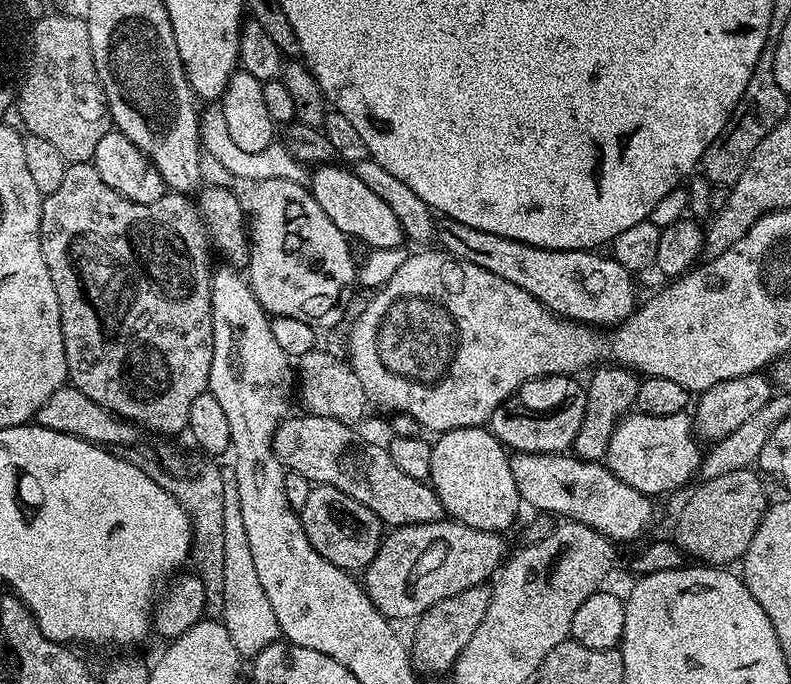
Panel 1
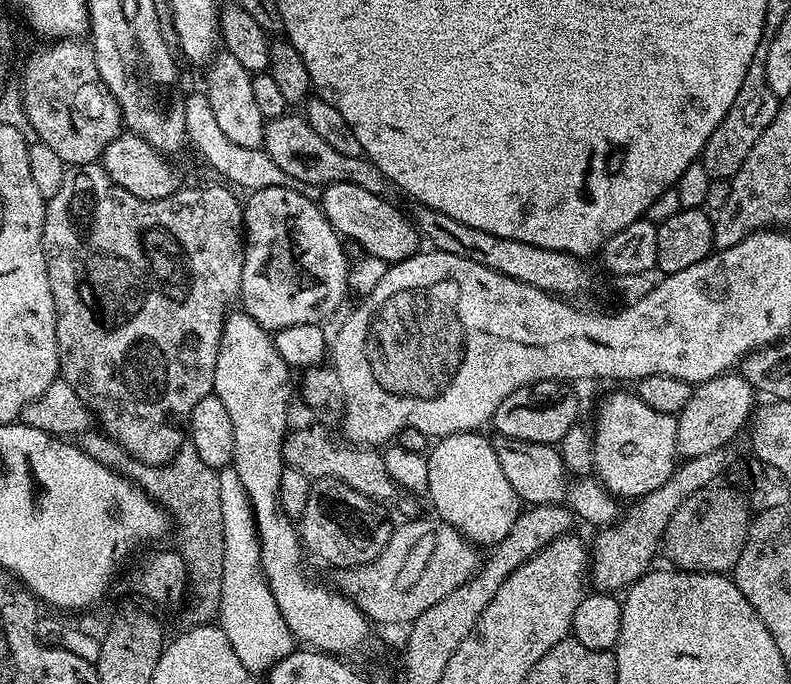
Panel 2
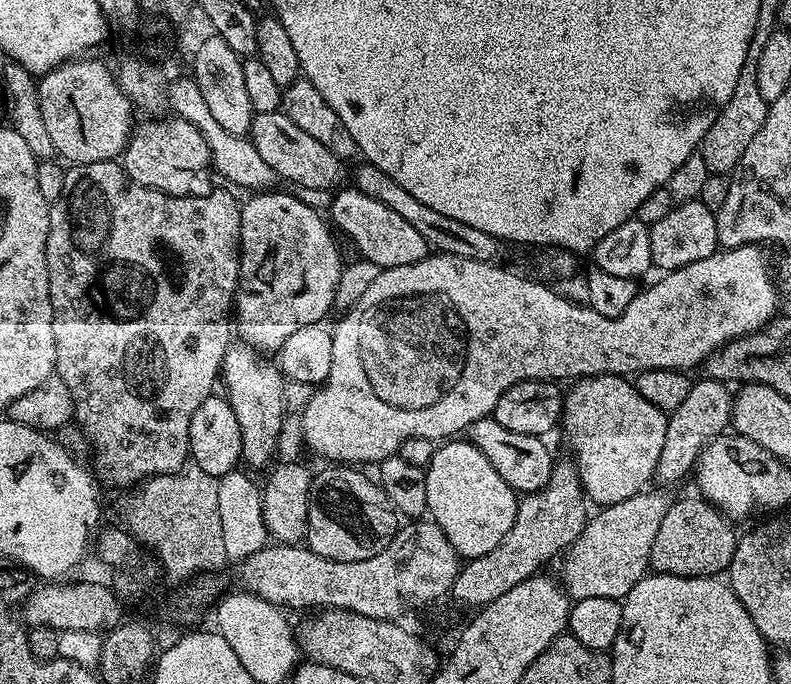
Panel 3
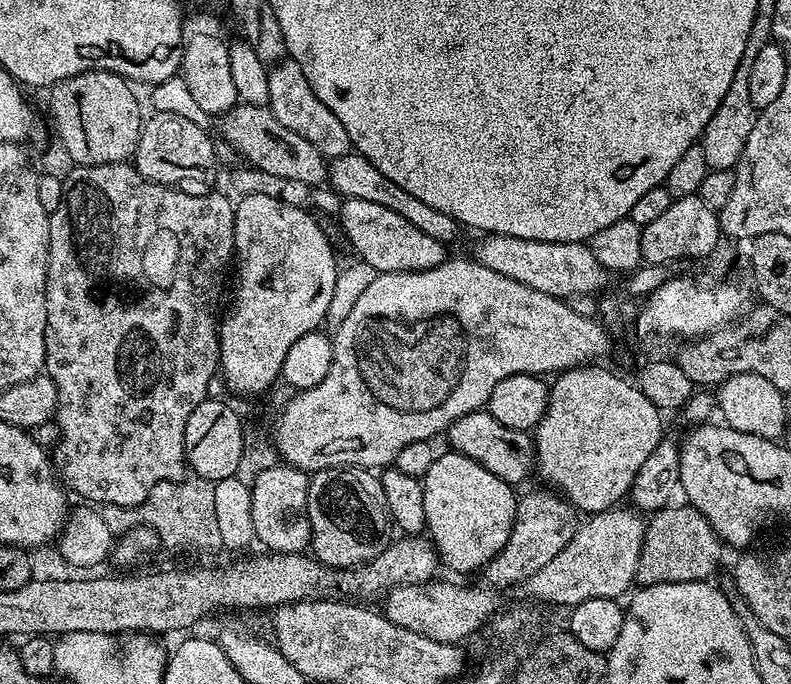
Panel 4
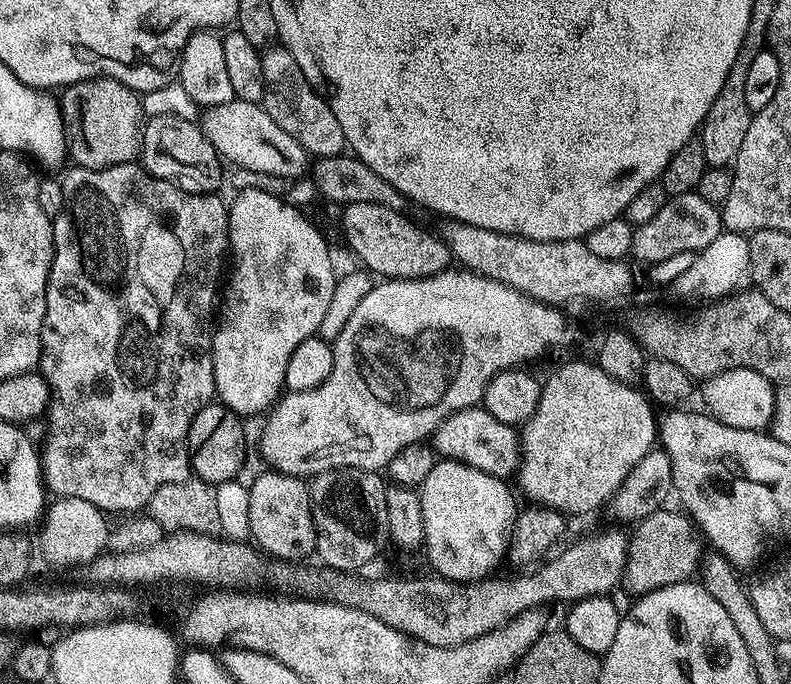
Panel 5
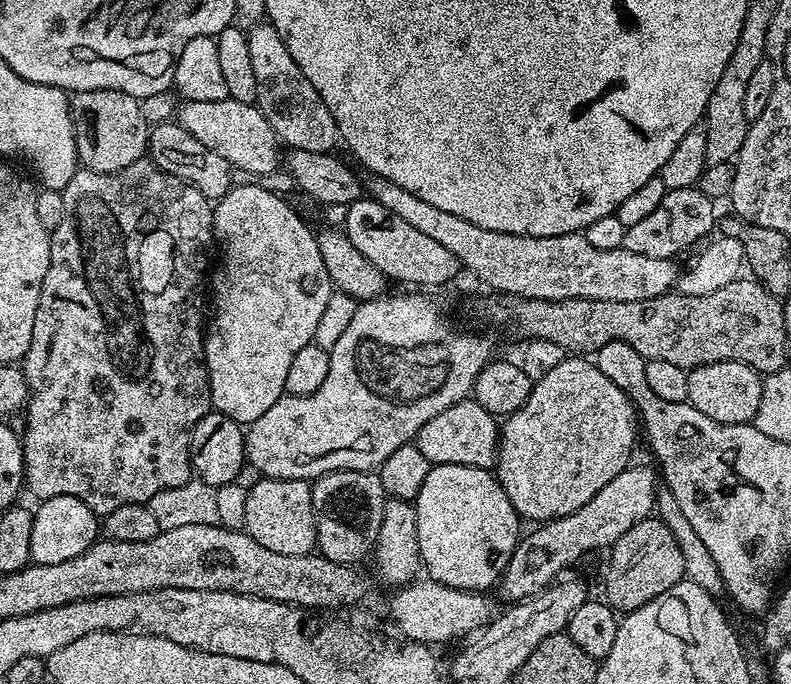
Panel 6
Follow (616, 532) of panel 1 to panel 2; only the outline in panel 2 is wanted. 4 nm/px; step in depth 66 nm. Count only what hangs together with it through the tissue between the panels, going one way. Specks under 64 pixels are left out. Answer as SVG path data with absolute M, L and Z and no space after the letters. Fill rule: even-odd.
M500 436L495 441L498 462L502 466L502 474L506 474L510 486L514 486L514 494L525 505L535 506L537 504L564 504L571 508L577 517L580 516L588 524L595 526L611 526L616 523L621 515L617 497L613 496L599 479L584 474L572 484L568 492L568 480L570 474L560 457L559 447L551 444L535 444L525 440L515 440L509 436ZM592 479L592 480L591 480ZM568 492L568 500L564 498Z

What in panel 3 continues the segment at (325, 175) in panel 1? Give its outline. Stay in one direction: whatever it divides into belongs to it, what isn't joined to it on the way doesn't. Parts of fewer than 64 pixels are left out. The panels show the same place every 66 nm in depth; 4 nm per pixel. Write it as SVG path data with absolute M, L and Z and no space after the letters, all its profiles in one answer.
M355 186L343 188L335 193L337 196L332 200L330 220L352 239L353 246L360 251L357 253L363 259L374 262L383 270L394 266L410 266L410 262L422 262L428 257L430 249L426 238L422 238L422 234L418 234L418 230L414 230L414 226L410 226L402 214L390 210L390 206L382 206L382 202L362 194Z

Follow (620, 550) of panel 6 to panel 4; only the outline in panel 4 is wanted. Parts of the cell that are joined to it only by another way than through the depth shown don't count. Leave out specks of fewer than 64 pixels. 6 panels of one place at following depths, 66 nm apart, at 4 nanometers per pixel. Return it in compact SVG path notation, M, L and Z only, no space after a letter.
M669 506L651 513L644 526L644 541L638 554L635 583L663 586L674 582L704 582L716 568L720 555L726 552L720 535L700 511L691 506Z

